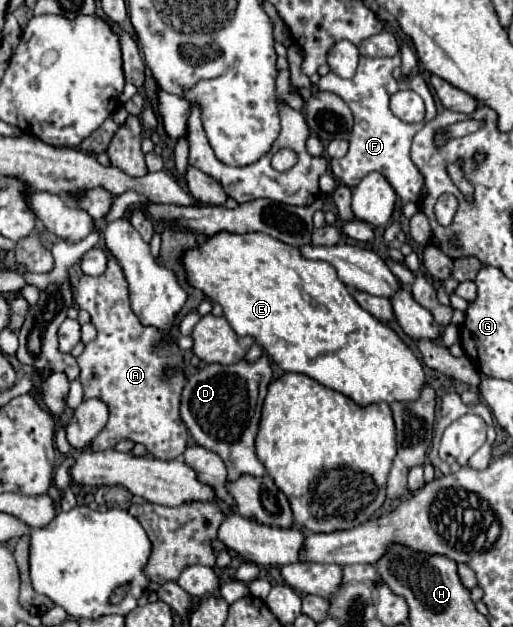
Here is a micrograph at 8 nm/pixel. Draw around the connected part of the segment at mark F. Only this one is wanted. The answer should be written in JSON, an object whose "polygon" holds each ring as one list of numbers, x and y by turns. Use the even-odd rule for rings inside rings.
{"polygon":[[397,56,395,58,361,58,359,68,353,78,339,78,337,74,329,72,329,74,321,76,317,86,319,86,319,90,329,90,329,92,335,92,337,96,341,96,347,102,347,106,351,108,353,118,355,118,351,138,349,138,349,152,339,160,335,160,335,158,329,160,333,176,339,178,343,184,347,184,349,188,355,188,363,176,367,176,371,170,377,170,391,182,391,186,395,188,397,196,401,196,403,202,409,202,409,200,415,202,417,194,423,186,423,180,421,180,421,172,417,172,417,166,413,164,413,160,409,156,409,150,411,150,413,136,421,130,423,124,407,124,407,122,399,120,389,110,389,98,391,98,391,94,395,94,397,90,403,90,403,88,417,92,427,106,427,120,435,118,435,100,421,76,413,76,409,80,409,84,397,82,391,74,395,66,397,66]]}

